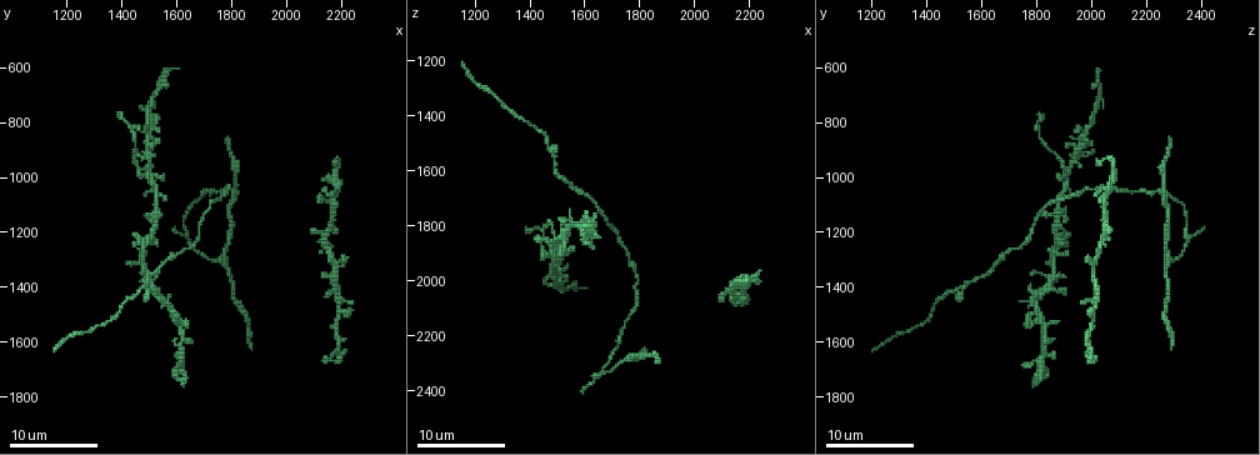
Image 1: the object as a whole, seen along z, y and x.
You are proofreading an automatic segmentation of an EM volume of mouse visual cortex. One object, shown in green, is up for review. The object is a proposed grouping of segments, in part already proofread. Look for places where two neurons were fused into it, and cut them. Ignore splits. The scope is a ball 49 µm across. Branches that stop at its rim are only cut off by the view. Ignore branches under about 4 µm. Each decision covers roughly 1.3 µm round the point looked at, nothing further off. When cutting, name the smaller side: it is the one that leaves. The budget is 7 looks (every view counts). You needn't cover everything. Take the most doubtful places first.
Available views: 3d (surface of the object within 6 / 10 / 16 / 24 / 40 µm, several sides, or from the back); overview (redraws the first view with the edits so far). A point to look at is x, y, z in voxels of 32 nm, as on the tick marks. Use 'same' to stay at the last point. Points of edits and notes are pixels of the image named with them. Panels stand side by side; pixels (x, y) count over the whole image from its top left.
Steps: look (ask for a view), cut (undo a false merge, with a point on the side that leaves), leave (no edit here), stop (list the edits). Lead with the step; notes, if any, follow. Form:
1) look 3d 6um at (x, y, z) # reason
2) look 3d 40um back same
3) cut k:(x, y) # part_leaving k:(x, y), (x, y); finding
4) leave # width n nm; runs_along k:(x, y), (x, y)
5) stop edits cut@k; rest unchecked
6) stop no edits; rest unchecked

look 3d 6um at (1770, 1290, 2270)

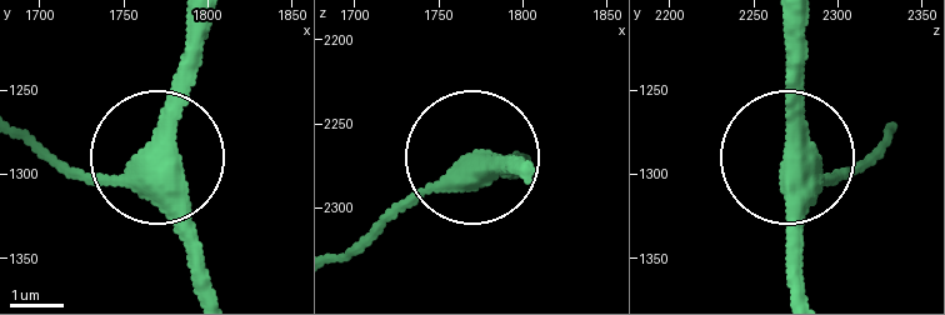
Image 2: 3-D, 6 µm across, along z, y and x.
leave # side_arm 11 um; all the same neuron

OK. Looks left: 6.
look 3d 6um at (1740, 1050, 2170) # thick turns thin

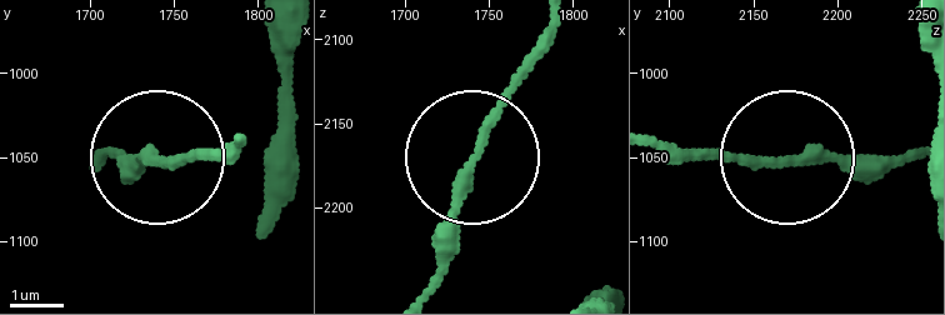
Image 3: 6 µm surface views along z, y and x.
look 3d 6um back at (1740, 1052, 2174) # other side

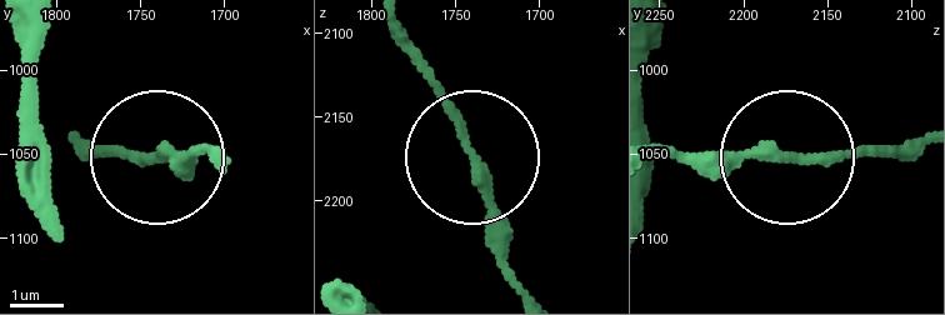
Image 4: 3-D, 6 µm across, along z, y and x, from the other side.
leave # width 200 nm; one neuron here

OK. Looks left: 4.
look 3d 6um at (1700, 1140, 1810)

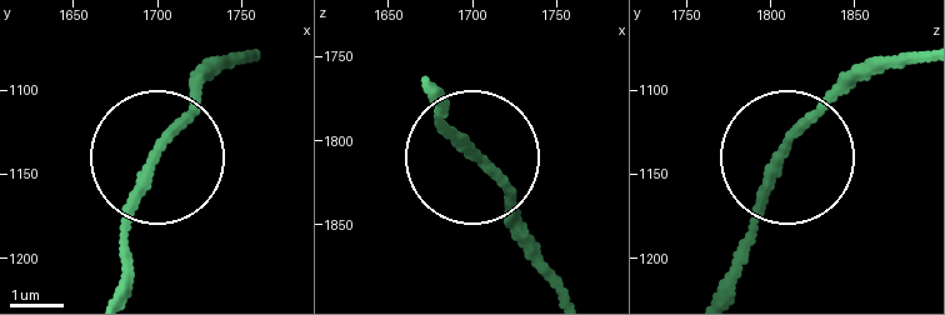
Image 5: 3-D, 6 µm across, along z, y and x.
look 3d 6um back at (1698, 1142, 1806)

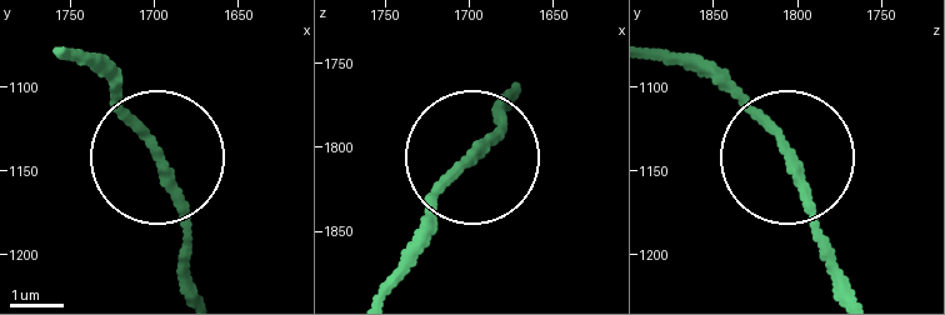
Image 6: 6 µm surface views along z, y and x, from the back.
leave # all the same neuron

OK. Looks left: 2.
look 3d 16um at (1790, 1030, 2030)

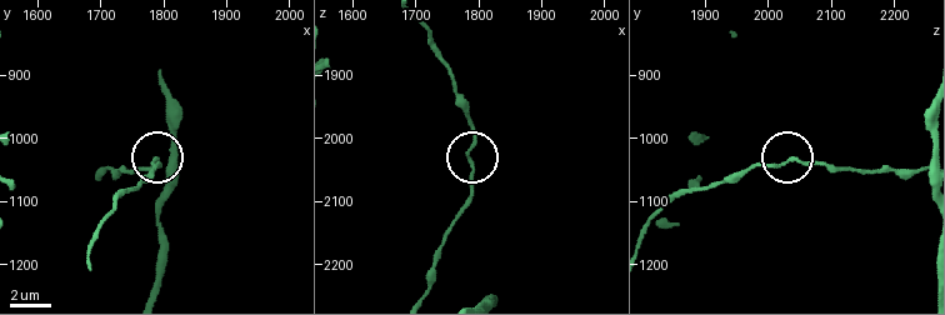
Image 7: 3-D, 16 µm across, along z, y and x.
look 3d 6um at (1790, 1035, 2040)

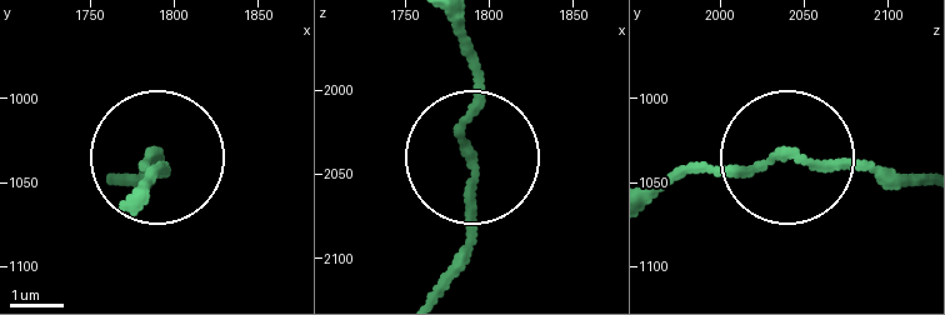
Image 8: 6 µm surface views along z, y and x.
leave # runs_along 8:(659, 181), (766, 159), (896, 173); all the same neuron

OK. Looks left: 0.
stop no edits; rest unchecked

